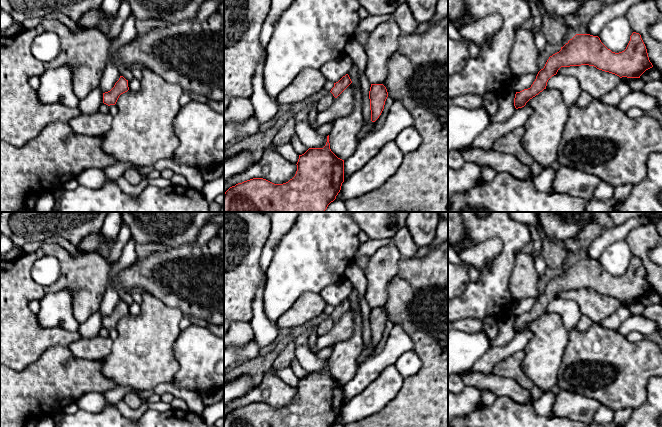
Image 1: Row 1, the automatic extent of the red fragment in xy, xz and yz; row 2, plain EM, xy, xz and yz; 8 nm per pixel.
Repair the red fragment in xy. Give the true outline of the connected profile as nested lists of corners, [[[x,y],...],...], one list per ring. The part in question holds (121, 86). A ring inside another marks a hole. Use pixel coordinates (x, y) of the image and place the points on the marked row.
[[[120,76],[114,87],[110,91],[103,93],[103,103],[108,106],[115,105],[119,96],[128,90],[128,80]]]

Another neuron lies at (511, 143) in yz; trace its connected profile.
[[[523,126],[518,127],[514,131],[498,138],[493,145],[493,149],[500,153],[512,155],[517,158],[522,164],[530,166],[535,161],[523,147],[523,135]]]

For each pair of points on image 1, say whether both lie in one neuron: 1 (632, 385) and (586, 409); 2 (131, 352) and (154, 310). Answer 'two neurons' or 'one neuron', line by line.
1: two neurons
2: one neuron

